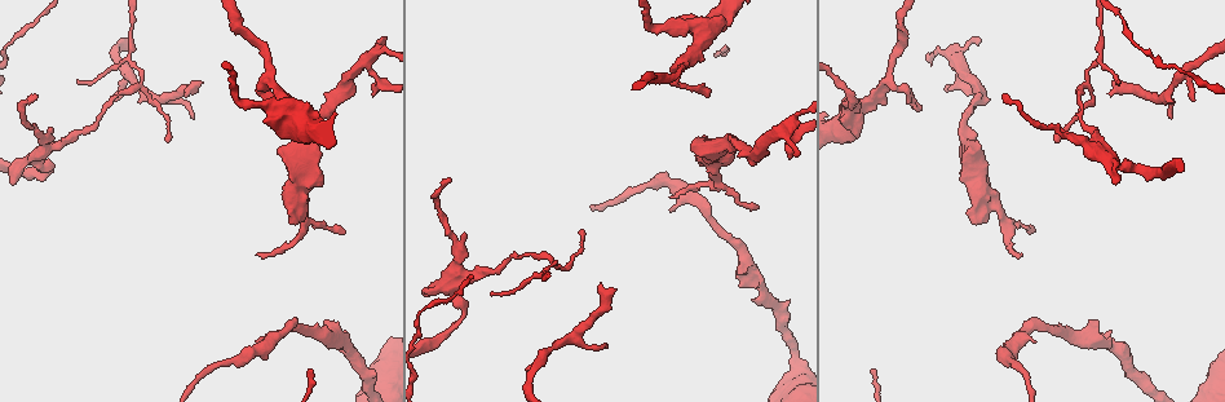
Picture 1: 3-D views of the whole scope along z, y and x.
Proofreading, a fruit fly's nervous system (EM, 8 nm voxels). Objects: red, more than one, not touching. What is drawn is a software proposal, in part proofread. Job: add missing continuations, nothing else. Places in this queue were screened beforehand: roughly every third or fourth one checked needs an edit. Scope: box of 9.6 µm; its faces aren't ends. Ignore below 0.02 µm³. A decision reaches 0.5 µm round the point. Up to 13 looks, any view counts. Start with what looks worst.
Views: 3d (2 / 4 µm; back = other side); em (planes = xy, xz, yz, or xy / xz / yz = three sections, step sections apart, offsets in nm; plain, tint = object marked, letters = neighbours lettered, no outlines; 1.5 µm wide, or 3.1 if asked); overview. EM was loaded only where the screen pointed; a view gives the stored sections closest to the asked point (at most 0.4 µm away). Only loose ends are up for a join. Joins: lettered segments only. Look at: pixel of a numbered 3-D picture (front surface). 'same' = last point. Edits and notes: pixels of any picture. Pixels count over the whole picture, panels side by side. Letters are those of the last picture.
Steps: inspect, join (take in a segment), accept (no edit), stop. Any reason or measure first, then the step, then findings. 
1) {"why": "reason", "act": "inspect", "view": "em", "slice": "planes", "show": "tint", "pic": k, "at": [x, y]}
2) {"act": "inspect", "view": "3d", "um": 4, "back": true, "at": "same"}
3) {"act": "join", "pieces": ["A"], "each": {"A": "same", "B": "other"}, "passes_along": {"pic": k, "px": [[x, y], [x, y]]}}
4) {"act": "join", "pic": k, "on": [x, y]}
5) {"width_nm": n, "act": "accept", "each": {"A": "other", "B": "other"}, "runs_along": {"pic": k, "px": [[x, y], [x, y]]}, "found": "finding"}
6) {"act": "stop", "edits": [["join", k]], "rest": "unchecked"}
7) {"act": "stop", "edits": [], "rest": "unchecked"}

{"why": "free end", "act": "inspect", "view": "em", "slice": "xy", "step": 4, "show": "tint", "pic": 1, "at": [13, 182]}

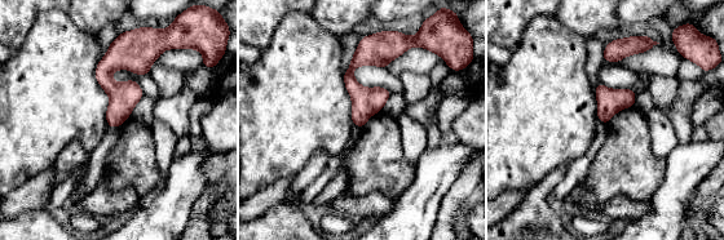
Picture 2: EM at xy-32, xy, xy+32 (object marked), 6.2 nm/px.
{"why": "see the neighbours", "act": "inspect", "view": "em", "slice": "xy", "step": 4, "show": "letters", "at": "same"}

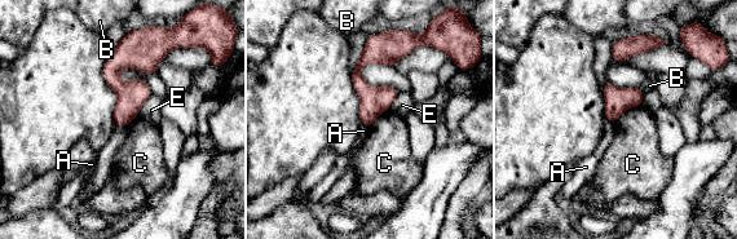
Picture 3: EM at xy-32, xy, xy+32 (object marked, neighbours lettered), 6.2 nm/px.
{"width_nm": 160, "longest_contact_nm": ["C", 220], "act": "accept", "each": {"A": "other", "B": "other", "C": "other", "E": "other"}, "found": "no lettered segment goes on from it"}

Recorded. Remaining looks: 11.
{"why": "an open end", "act": "inspect", "view": "3d", "um": 2, "pic": 1, "at": [1032, 233]}

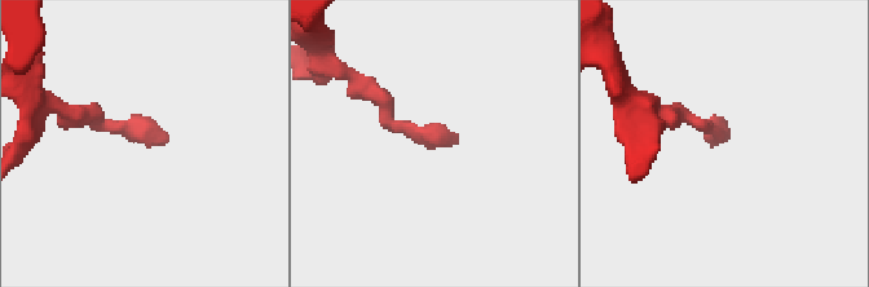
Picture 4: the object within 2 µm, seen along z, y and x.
{"act": "inspect", "view": "em", "slice": "xz", "step": 8, "show": "tint", "pic": 4, "at": [717, 142]}

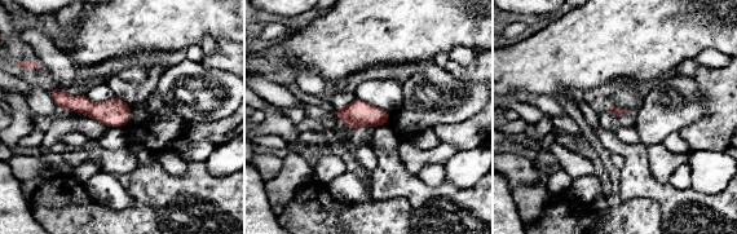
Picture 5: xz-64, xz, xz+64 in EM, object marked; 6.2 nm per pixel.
{"why": "cut it another way", "act": "inspect", "view": "em", "slice": "yz", "step": 4, "show": "letters", "at": "same"}

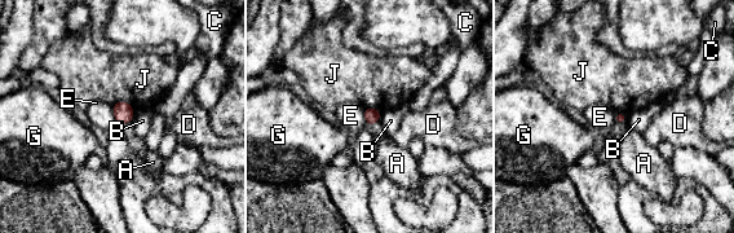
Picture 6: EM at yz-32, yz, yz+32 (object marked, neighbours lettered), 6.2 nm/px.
{"act": "accept", "each": {"A": "other", "B": "other", "C": "other", "D": "other", "E": "other", "G": "other", "J": "other"}, "found": "none of them fits"}

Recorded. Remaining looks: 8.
{"why": "tapers out", "act": "inspect", "view": "3d", "um": 2, "pic": 1, "at": [669, 198]}

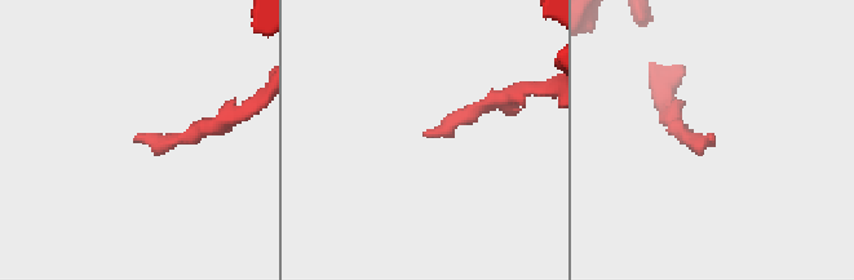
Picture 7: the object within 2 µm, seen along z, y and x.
{"why": "shape alone is not enough", "act": "inspect", "view": "em", "slice": "xy", "step": 8, "show": "tint", "pic": 7, "at": [426, 130]}

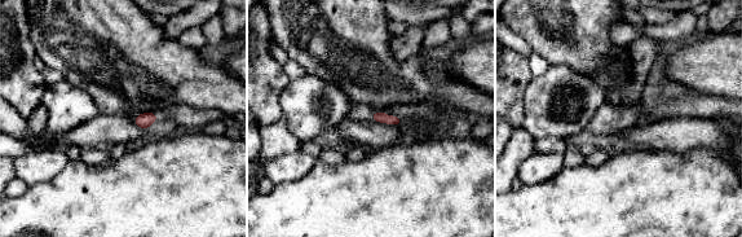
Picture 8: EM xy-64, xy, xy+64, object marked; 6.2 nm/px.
{"act": "inspect", "view": "em", "slice": "xy", "step": 8, "show": "letters", "at": "same"}

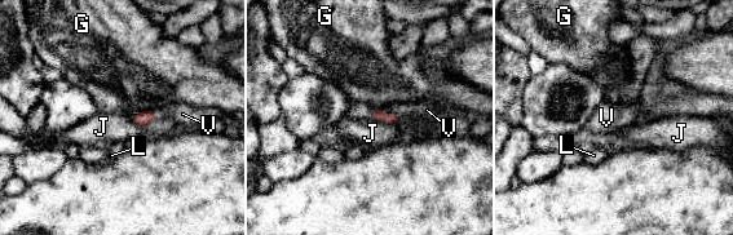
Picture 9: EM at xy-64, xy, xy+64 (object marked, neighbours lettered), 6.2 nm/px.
{"act": "join", "pieces": ["V"], "each": {"G": "other", "J": "other", "L": "other", "V": "same"}, "passes_along": {"pic": 9, "px": [[380, 115], [384, 111], [420, 110]]}, "found": "it goes on there"}

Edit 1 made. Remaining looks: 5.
{"why": "branch stops here", "act": "inspect", "view": "3d", "um": 4, "pic": 1, "at": [921, 105]}

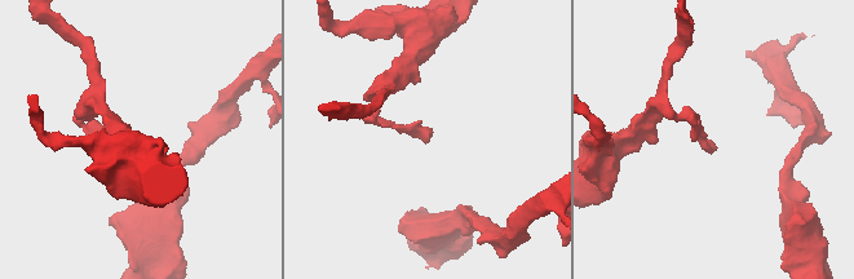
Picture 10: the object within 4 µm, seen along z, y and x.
{"act": "inspect", "view": "em", "slice": "xz", "step": 8, "show": "letters", "pic": 10, "at": [425, 143]}

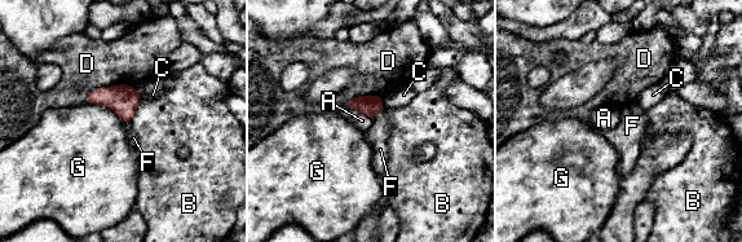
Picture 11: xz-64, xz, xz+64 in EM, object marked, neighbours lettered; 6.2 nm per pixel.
{"width_nm": 120, "act": "accept", "each": {"A": "other", "B": "other", "C": "other", "D": "other", "F": "other", "G": "other"}, "border": {"pic": 11, "px": [[384, 106], [372, 119]]}, "found": "no lettered segment goes on from it"}

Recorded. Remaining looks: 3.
{"why": "branch stops here", "act": "inspect", "view": "em", "slice": "planes", "show": "letters", "pic": 1, "at": [1003, 98]}

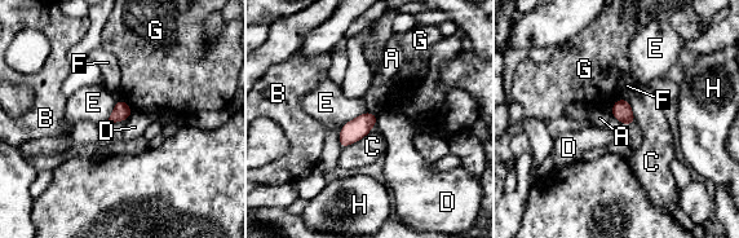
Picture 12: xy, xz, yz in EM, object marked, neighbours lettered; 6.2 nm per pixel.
{"act": "accept", "each": {"A": "other", "B": "other", "C": "other", "D": "other", "E": "other", "F": "other", "G": "other", "H": "other"}, "border": {"pic": 12, "px": [[367, 111], [375, 115]]}, "found": "no lettered segment goes on from it"}

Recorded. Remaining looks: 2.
{"act": "stop", "edits": [["join", 9]], "rest": "unchecked"}

